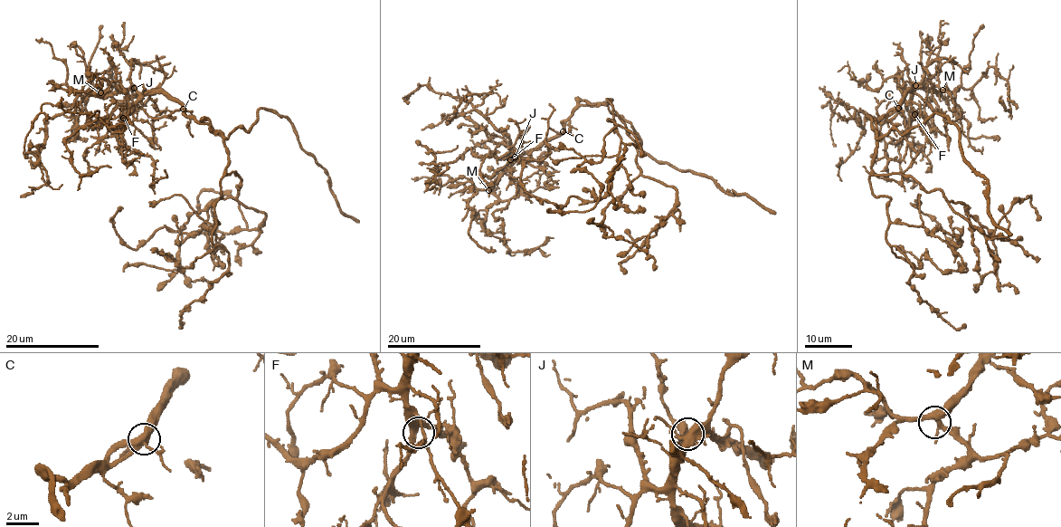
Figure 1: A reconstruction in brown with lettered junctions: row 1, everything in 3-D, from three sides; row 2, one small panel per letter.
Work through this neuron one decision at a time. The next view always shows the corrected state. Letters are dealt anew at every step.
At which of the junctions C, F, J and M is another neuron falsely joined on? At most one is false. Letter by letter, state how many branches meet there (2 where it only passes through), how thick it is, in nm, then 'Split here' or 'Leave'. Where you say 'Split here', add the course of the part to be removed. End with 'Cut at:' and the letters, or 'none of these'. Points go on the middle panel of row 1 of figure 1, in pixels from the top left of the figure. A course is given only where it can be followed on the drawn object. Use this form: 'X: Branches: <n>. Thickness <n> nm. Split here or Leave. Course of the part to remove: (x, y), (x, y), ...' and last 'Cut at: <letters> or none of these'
C: Branches: 5. Thickness 400 nm. Leave
F: Branches: 4. Thickness 360 nm. Leave
J: Branches: 4. Thickness 400 nm. Leave
M: Branches: 4. Thickness 400 nm. Leave
Cut at: none of these

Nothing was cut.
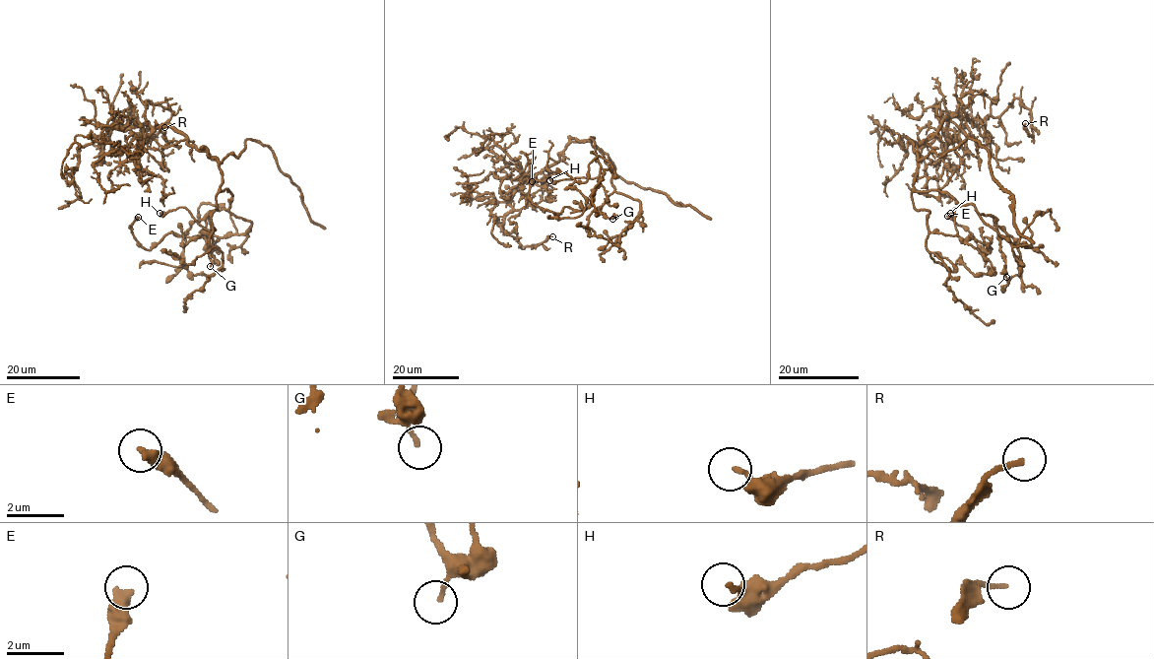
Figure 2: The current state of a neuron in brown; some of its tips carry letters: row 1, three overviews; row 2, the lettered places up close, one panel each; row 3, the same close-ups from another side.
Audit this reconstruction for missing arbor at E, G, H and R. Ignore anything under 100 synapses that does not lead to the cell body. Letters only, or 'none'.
none

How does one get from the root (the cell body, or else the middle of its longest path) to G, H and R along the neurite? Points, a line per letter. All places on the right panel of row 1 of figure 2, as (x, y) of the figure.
G: (918, 150), (914, 188), (946, 191), (961, 206), (971, 204), (980, 215), (991, 215), (996, 225), (1006, 277)
H: (918, 150), (913, 206), (929, 212), (929, 230), (944, 235), (957, 232), (954, 208), (950, 213)
R: (918, 150), (944, 119), (998, 116), (1015, 98), (1031, 111), (1032, 137), (1025, 123)

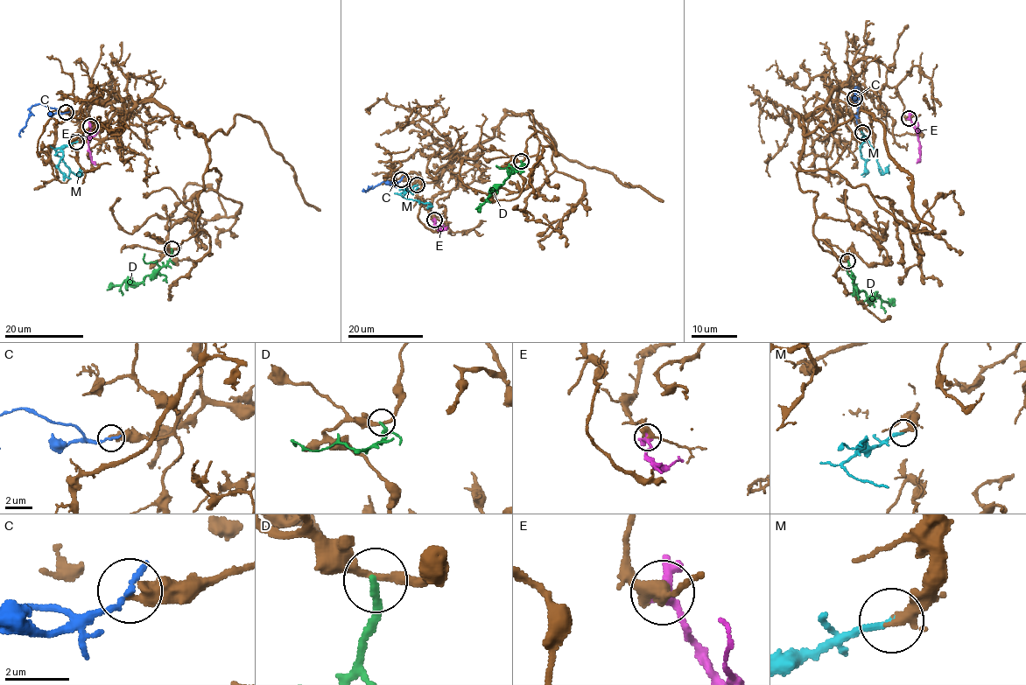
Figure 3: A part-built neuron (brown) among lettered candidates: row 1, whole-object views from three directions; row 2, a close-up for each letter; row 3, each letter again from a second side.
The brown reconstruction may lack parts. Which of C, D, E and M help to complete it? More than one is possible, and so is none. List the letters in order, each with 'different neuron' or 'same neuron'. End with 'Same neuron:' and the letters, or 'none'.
C: different neuron
D: different neuron
E: different neuron
M: same neuron
Same neuron: M

